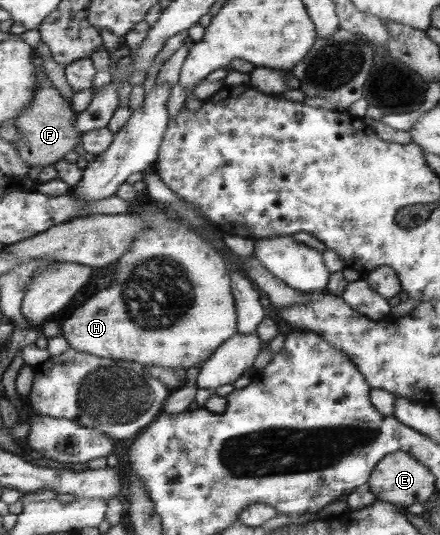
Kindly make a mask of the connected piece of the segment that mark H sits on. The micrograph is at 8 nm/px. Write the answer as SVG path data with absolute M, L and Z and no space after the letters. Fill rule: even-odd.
M151 202L151 206L153 207L149 212L143 208L132 210L131 214L137 216L146 227L136 235L136 239L130 243L130 246L123 252L123 257L119 259L119 264L115 271L115 277L117 277L117 279L113 281L113 285L109 285L109 287L99 291L95 297L91 297L91 299L88 299L82 306L75 309L70 317L62 321L62 325L57 324L53 319L45 321L41 327L48 340L63 333L69 340L70 347L79 350L81 353L91 353L95 354L97 357L104 357L107 359L139 362L139 365L142 365L151 371L154 367L179 368L182 370L196 366L197 364L201 365L205 360L209 359L215 351L215 348L218 348L219 345L225 343L229 337L235 335L236 311L231 293L230 275L226 268L226 261L209 241L205 241L195 235L192 230L189 230L187 227L180 224L179 220L172 217L162 206L157 205L155 202Z

